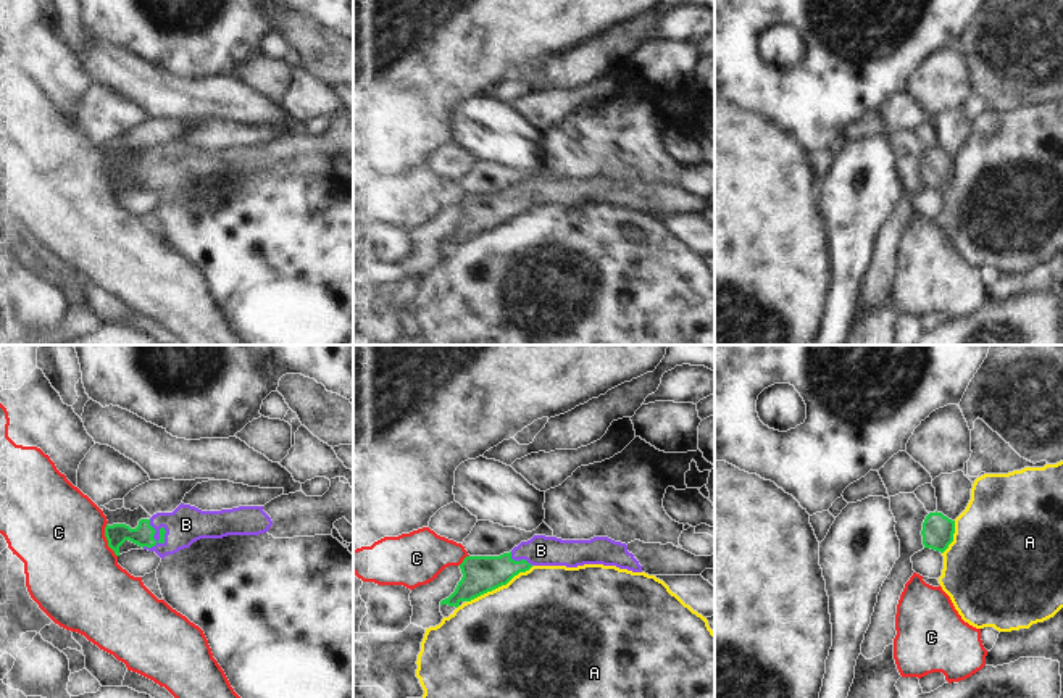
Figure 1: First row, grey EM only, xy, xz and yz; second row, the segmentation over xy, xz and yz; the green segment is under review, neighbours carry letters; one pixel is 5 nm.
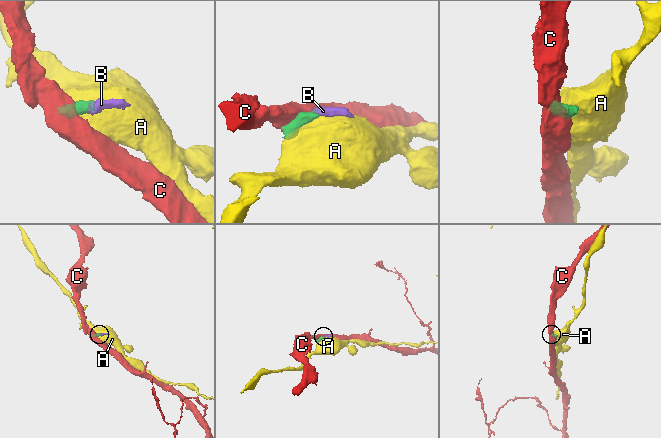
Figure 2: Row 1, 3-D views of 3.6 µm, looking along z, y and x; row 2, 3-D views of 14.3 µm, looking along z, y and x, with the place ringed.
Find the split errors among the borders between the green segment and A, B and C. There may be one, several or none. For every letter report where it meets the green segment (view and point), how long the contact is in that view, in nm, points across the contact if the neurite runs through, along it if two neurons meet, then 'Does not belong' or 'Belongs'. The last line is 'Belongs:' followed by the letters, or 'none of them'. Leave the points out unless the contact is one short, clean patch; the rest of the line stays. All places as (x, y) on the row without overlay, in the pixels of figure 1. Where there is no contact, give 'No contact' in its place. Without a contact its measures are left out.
A: Touches green at xz (499, 224). Shared border 380 nm. Does not belong
B: Touches green at xy (154, 173). Shared border 160 nm. Path across: xy (116, 173), (154, 173), (162, 166), (186, 163). Belongs
C: Touches green at xy (107, 178). Shared border 180 nm. Does not belong
Belongs: B.

